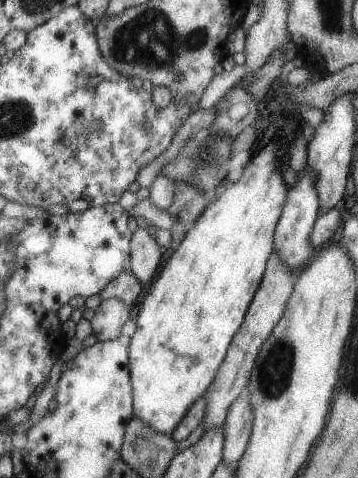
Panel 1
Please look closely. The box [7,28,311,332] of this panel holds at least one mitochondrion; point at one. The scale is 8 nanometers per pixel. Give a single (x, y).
(196, 162)

